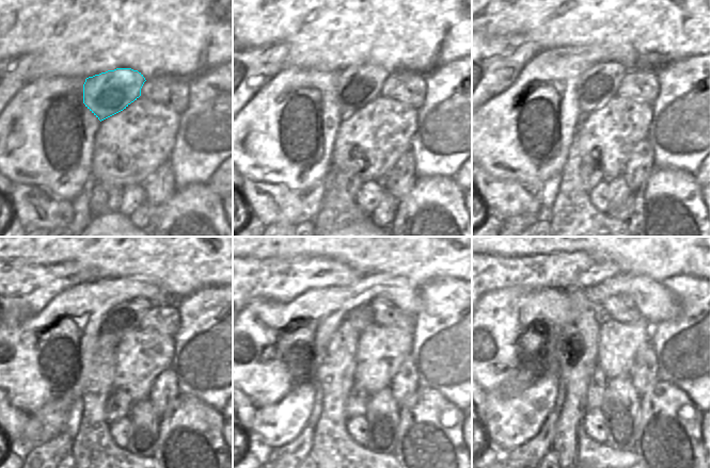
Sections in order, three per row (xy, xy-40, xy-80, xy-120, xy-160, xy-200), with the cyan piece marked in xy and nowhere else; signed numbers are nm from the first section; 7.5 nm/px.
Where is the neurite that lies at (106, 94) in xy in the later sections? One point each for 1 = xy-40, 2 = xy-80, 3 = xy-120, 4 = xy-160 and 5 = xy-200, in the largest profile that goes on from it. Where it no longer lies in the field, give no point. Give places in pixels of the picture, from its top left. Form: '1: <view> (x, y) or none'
1: xy-40 (358, 85)
2: xy-80 (598, 84)
3: xy-120 (125, 317)
4: xy-160 (361, 317)
5: xy-200 (628, 301)

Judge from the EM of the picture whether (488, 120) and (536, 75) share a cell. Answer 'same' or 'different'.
same

